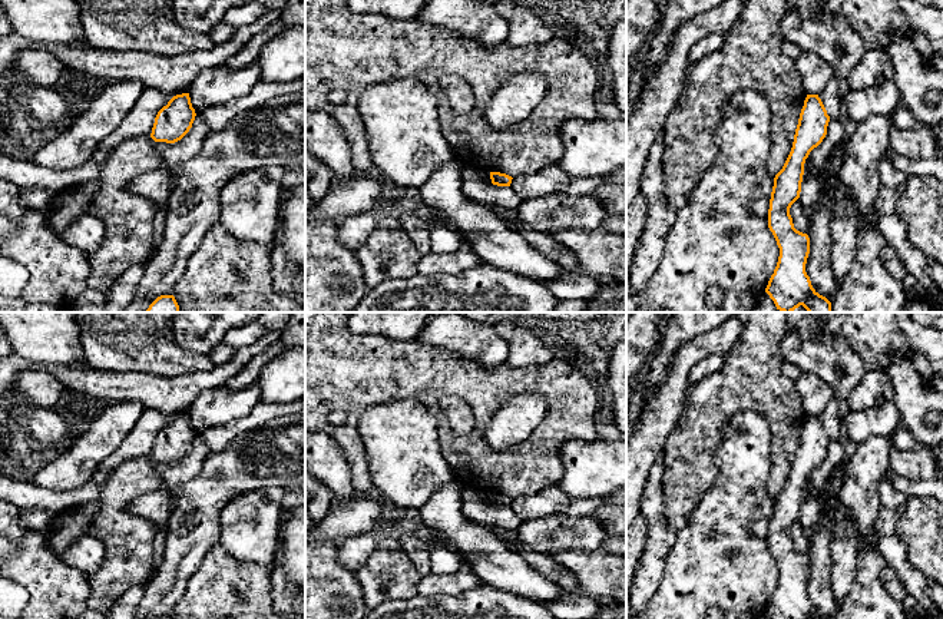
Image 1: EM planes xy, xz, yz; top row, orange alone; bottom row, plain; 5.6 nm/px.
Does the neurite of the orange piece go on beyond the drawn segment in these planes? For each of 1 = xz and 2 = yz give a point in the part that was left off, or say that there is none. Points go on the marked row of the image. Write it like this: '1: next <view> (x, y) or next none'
1: next none
2: next none

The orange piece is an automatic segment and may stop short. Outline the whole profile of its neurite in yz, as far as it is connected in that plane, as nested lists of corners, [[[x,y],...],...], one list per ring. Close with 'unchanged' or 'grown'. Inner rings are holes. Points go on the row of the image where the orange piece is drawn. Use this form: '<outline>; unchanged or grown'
[[[807,95],[791,152],[774,178],[768,228],[780,256],[765,292],[782,312],[793,312],[800,305],[808,312],[831,312],[831,302],[813,288],[805,272],[810,238],[794,228],[790,215],[791,205],[800,198],[805,159],[825,138],[828,122],[830,116],[818,95]]]; unchanged

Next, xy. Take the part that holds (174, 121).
[[[189,93],[176,95],[158,112],[150,138],[155,142],[175,143],[189,132],[195,116]]]; unchanged

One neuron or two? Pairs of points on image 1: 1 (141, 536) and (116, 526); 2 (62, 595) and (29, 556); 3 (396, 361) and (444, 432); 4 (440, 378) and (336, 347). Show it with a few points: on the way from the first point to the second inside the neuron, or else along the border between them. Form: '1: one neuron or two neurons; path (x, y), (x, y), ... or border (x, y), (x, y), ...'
1: one neuron; path (135, 536), (126, 536), (122, 532)
2: one neuron; path (52, 585), (35, 566)
3: one neuron; path (432, 374), (452, 376), (480, 404), (479, 429)
4: one neuron; path (414, 370), (361, 370)

